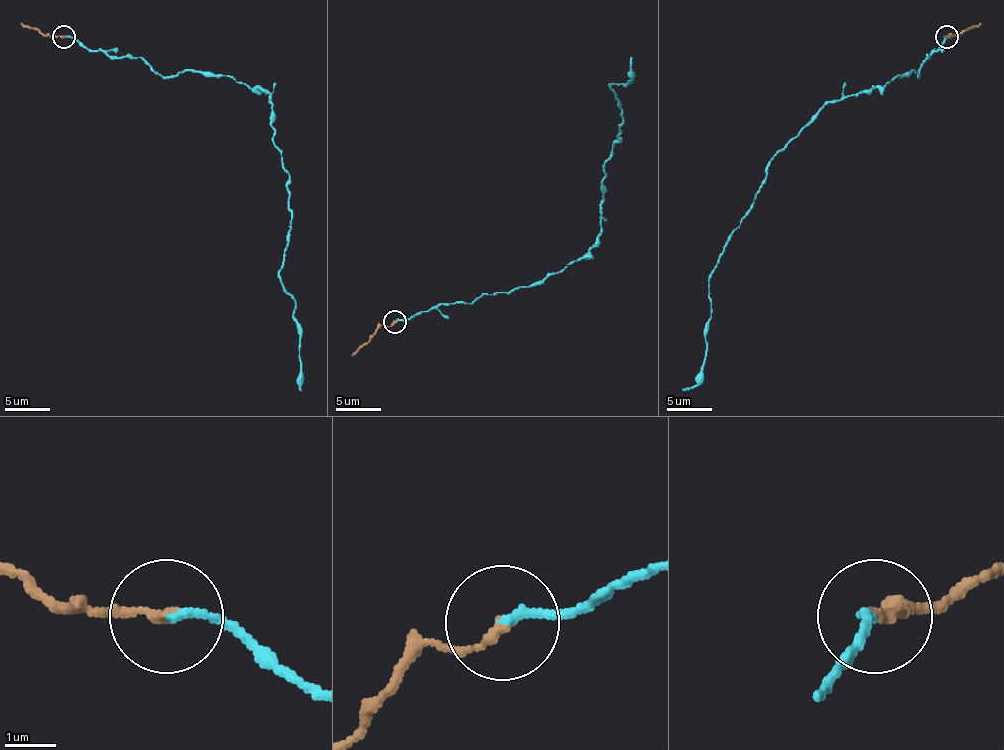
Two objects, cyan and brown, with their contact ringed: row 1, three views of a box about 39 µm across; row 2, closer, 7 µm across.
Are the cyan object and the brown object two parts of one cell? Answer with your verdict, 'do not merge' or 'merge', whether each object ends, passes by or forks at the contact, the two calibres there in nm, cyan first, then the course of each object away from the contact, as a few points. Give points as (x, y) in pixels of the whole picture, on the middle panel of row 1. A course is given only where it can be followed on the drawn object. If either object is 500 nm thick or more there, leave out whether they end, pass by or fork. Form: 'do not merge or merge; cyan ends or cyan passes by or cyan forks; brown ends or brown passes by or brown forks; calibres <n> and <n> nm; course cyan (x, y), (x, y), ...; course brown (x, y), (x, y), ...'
merge; cyan ends; brown ends; calibres 170 and 190 nm; course cyan (395, 321), (537, 285), (584, 256), (620, 141), (609, 86), (627, 86), (629, 57); course brown (395, 321), (377, 330), (352, 355)

